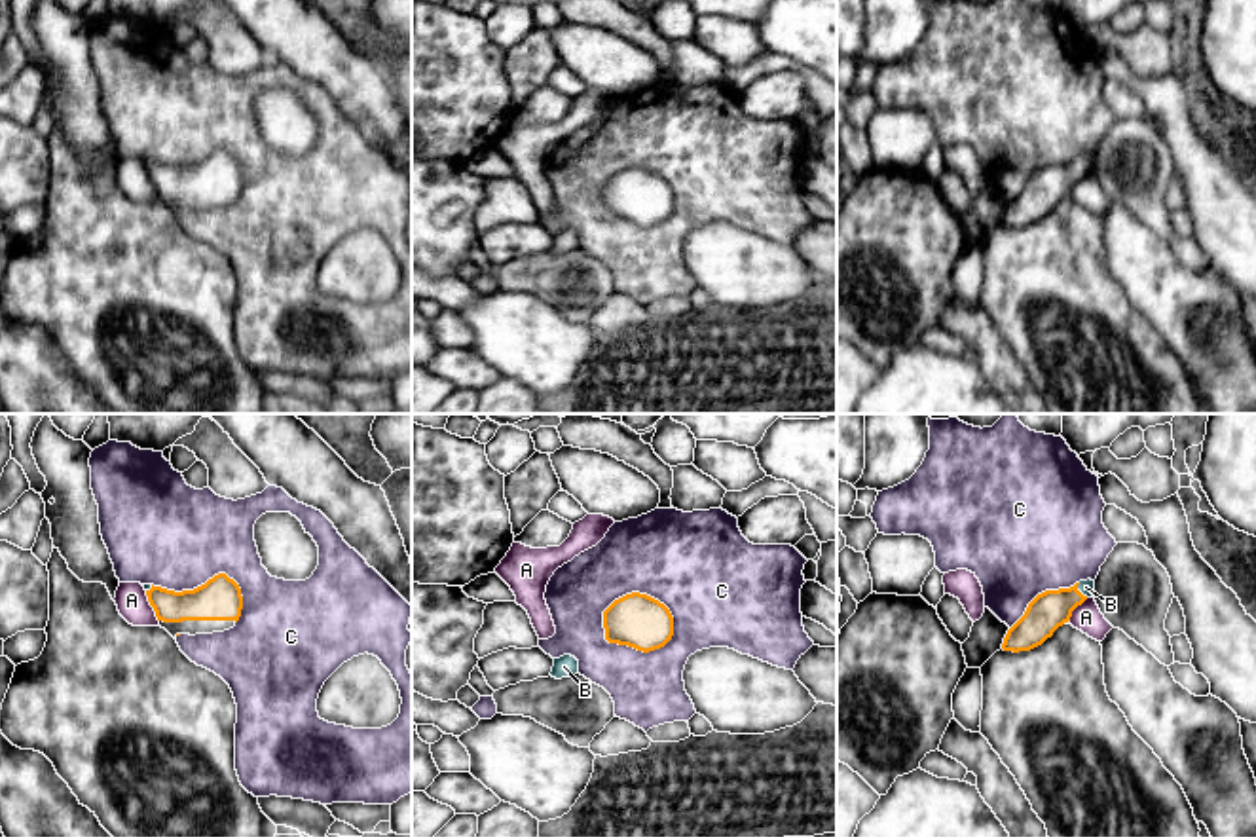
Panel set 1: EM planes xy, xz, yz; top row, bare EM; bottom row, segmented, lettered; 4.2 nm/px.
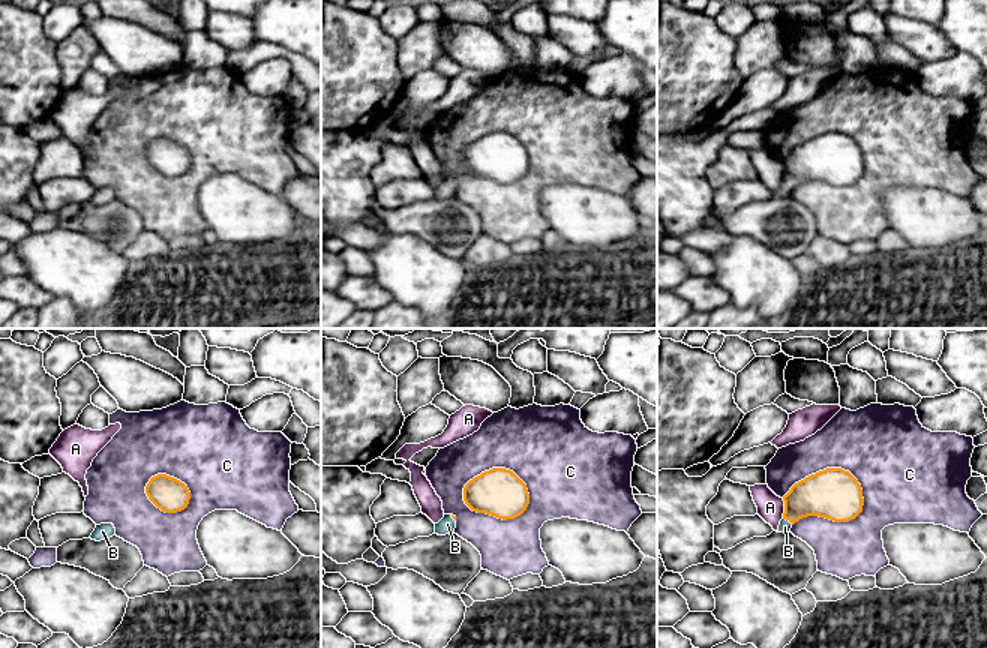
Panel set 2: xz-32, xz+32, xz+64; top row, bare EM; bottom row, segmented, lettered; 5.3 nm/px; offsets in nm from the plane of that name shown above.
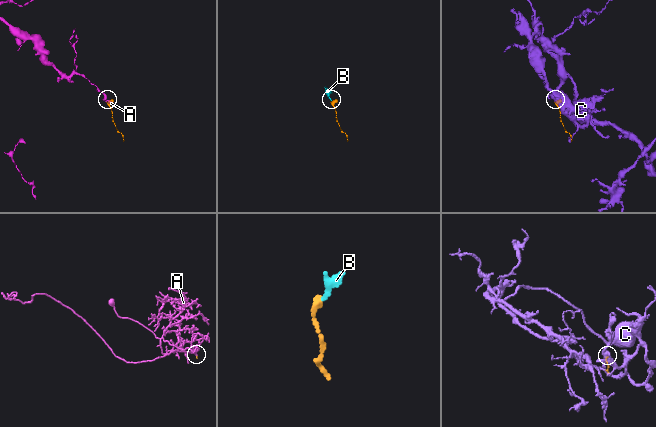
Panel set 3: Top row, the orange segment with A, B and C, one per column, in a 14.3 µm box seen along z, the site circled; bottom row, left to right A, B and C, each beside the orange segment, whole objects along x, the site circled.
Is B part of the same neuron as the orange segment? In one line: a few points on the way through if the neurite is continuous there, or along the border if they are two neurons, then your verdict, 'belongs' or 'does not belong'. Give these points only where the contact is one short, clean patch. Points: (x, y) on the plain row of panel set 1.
way yz (1050, 185), (1078, 166), (1086, 162); belongs

